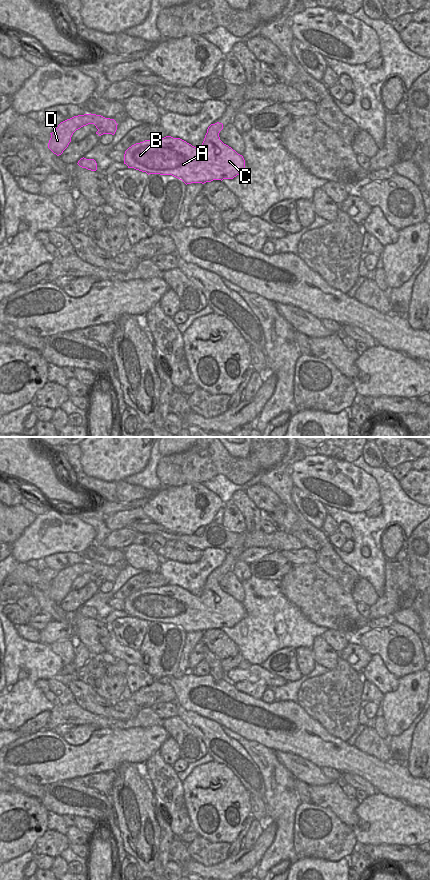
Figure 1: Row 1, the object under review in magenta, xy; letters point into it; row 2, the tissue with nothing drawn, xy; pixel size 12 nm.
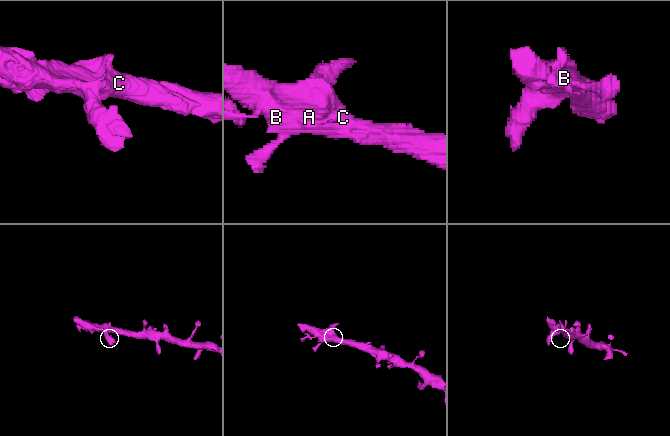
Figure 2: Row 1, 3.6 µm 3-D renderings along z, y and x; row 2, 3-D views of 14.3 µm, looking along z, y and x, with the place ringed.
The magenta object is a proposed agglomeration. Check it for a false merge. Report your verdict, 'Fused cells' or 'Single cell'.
Single cell

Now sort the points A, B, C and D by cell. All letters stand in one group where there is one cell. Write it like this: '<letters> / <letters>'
A B C D

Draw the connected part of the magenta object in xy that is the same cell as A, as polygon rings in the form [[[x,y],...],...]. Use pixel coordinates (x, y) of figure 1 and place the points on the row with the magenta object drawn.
[[[222,123],[211,124],[200,147],[194,147],[180,138],[166,136],[161,139],[150,139],[129,147],[124,154],[124,164],[128,168],[149,174],[172,175],[186,185],[206,183],[213,180],[233,179],[245,168],[245,160],[219,137]]]

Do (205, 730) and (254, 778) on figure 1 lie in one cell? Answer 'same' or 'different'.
same

